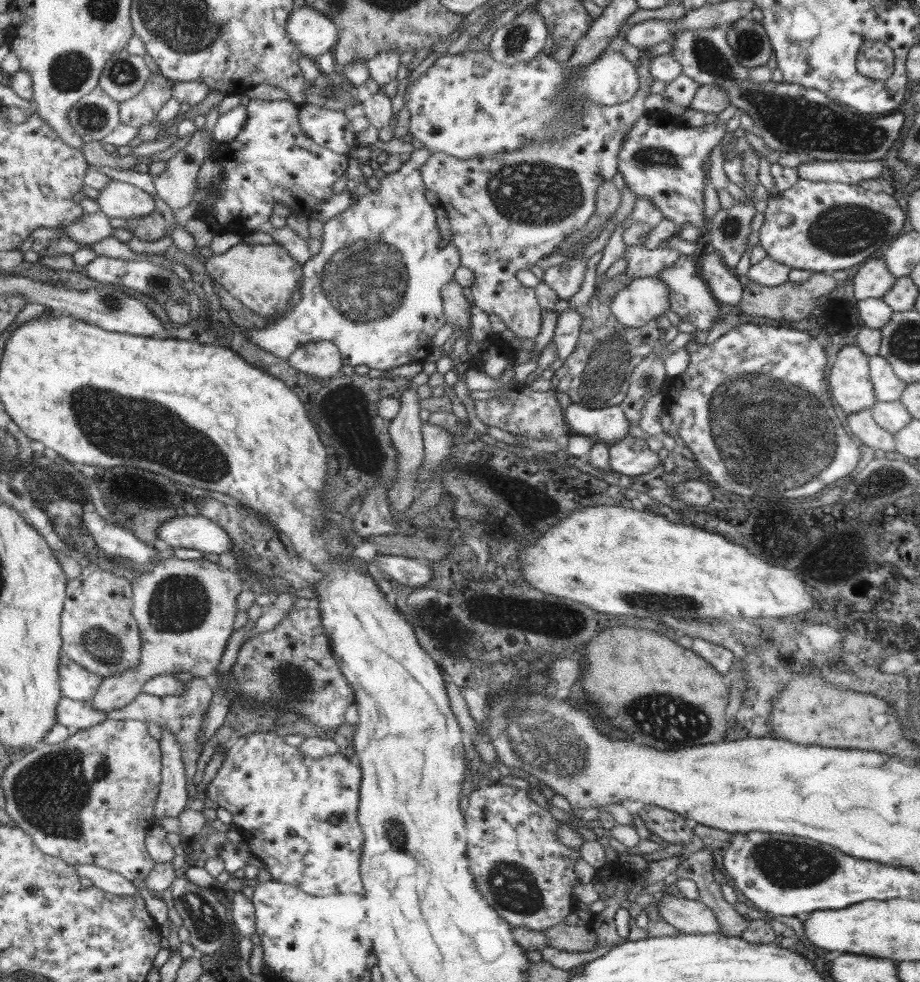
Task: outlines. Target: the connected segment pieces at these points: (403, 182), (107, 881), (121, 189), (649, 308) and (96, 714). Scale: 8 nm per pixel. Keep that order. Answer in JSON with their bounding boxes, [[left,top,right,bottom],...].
[[247,147,461,371],[75,864,138,896],[95,178,156,218],[610,276,669,328],[56,696,106,731]]

